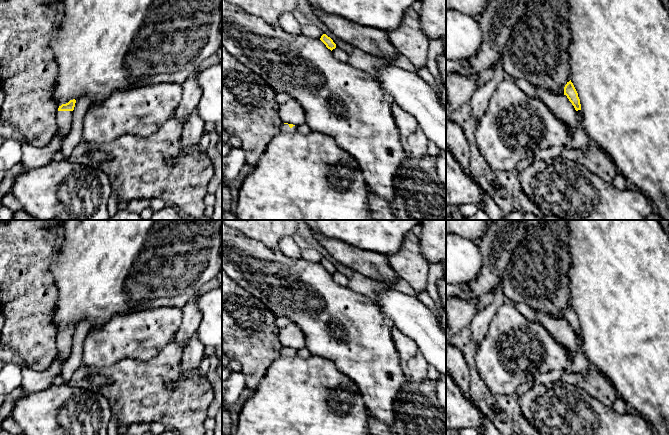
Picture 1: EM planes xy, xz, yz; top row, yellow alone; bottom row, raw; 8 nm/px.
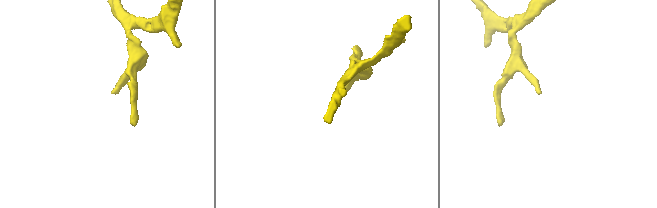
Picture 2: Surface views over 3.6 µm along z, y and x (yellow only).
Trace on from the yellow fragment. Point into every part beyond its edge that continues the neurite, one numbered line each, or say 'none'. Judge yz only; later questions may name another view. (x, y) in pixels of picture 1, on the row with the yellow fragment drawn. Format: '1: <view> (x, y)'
none

